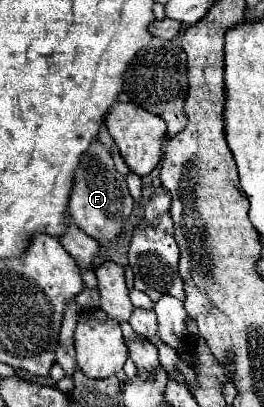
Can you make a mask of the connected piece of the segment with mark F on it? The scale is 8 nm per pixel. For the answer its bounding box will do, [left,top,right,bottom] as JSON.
[69,141,133,245]

